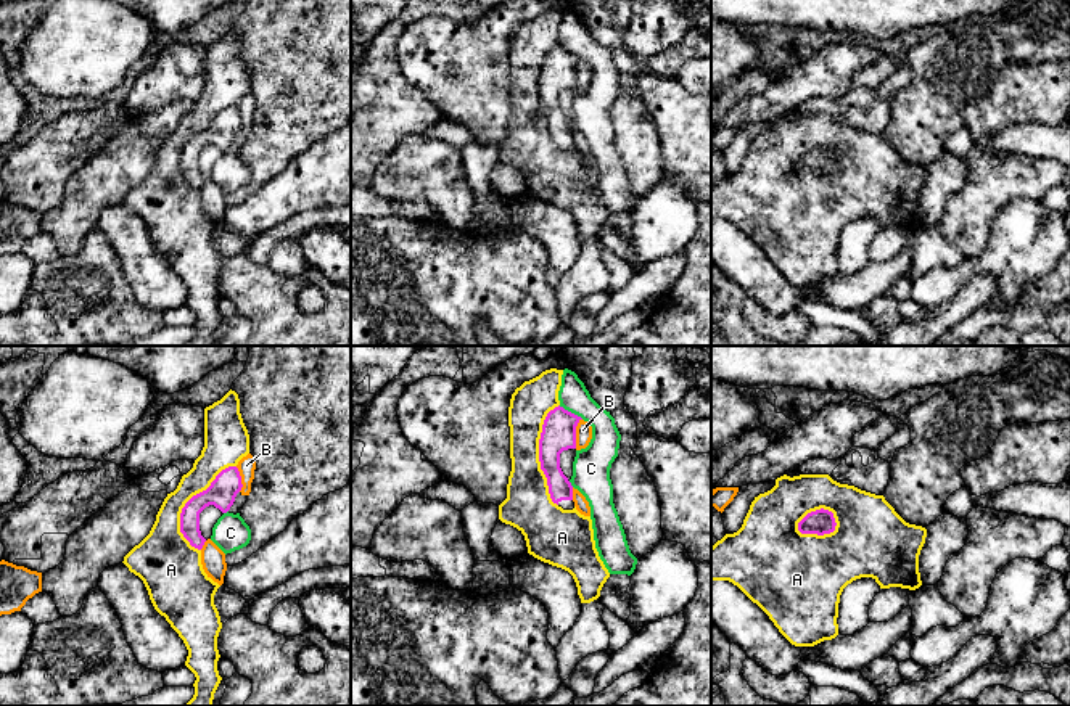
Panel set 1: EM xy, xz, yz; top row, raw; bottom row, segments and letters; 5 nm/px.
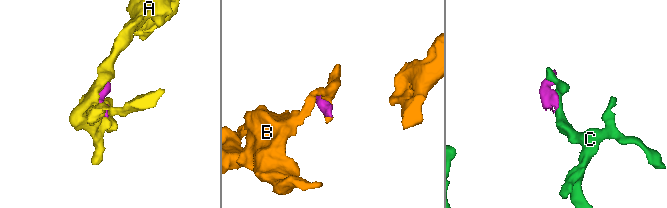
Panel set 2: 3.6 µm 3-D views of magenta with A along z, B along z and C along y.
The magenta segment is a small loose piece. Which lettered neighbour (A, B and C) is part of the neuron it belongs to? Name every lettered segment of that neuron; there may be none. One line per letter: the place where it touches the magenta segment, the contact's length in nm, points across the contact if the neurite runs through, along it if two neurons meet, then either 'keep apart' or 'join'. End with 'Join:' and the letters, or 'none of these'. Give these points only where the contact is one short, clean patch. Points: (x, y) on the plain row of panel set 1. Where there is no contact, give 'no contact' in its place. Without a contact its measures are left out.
A: contact xy (187, 142); length 480 nm; keep apart
B: contact xz (575, 73); length 160 nm; keep apart
C: contact xz (570, 52); length 140 nm; keep apart
Join: none of these

